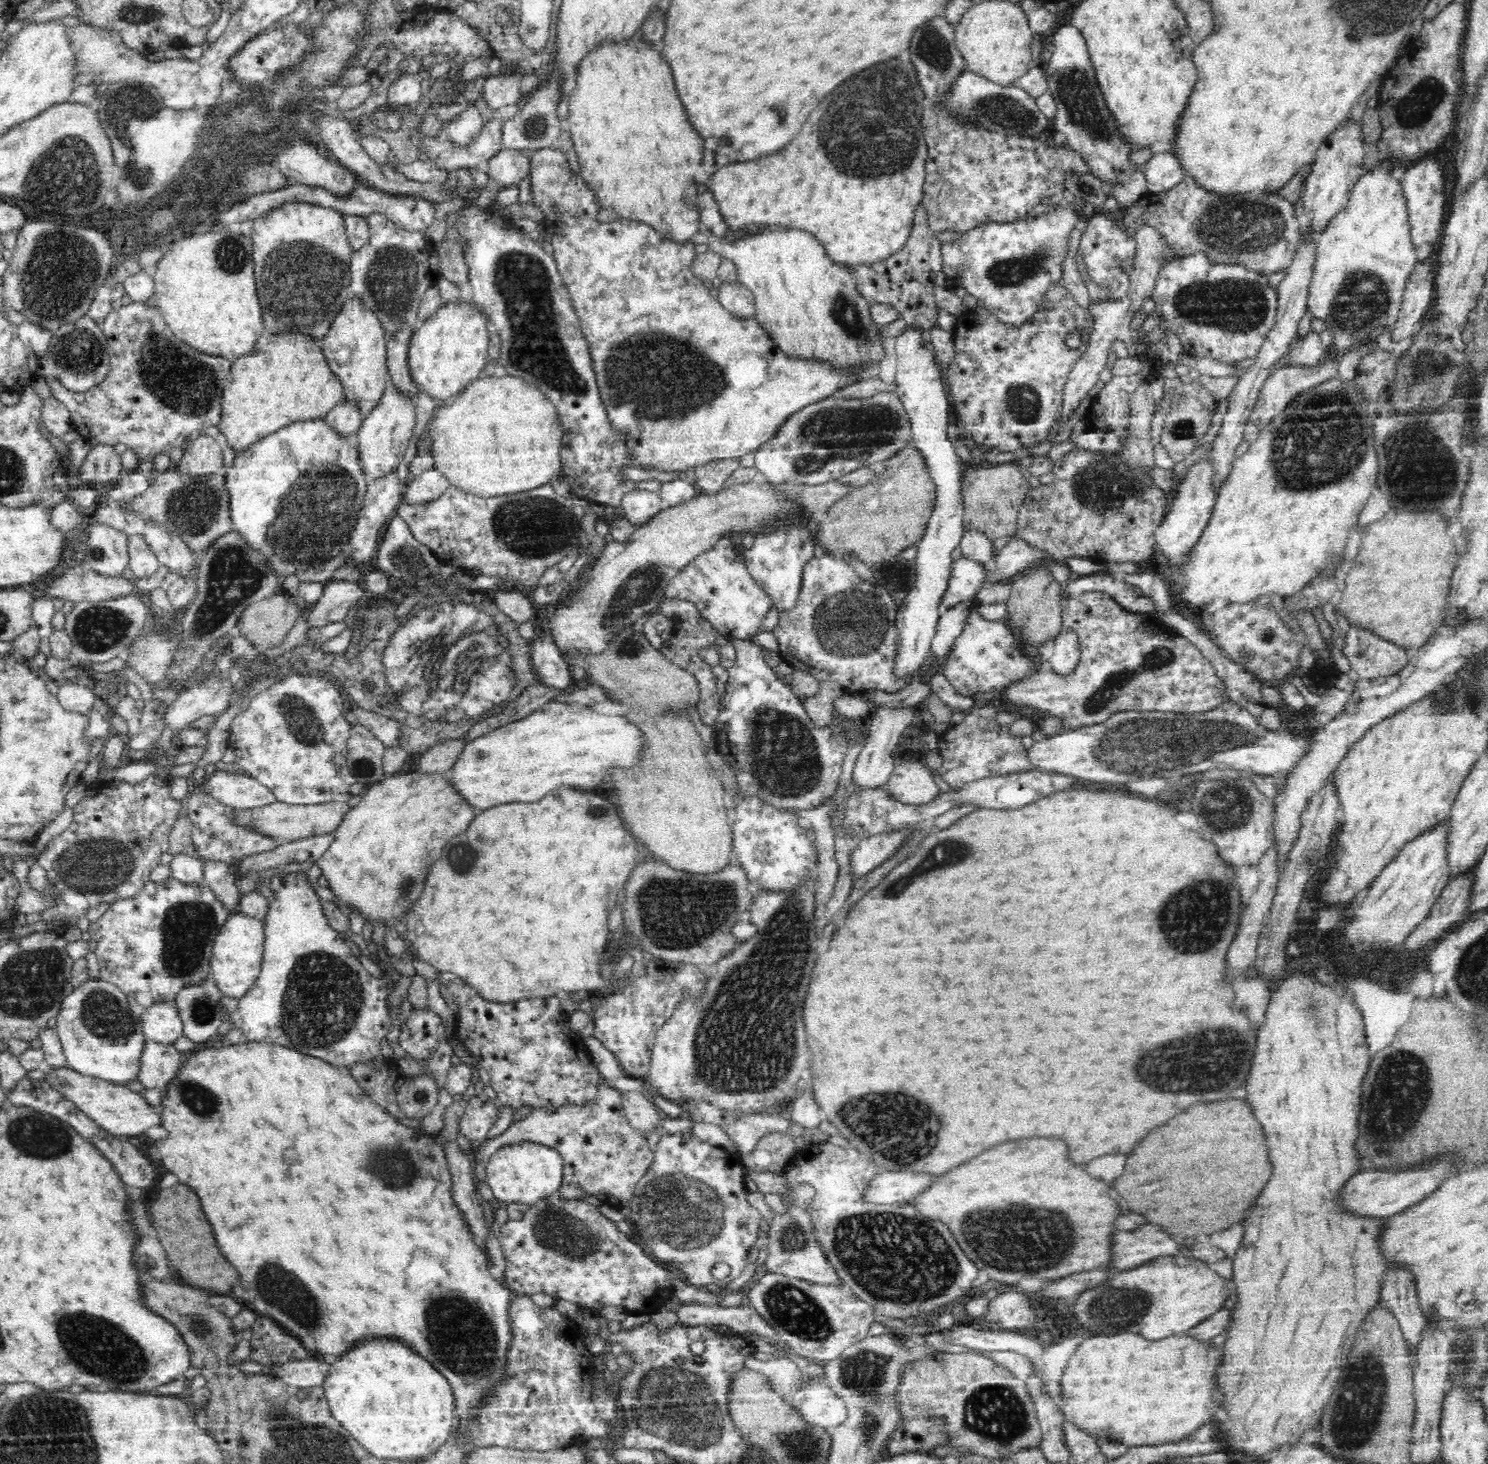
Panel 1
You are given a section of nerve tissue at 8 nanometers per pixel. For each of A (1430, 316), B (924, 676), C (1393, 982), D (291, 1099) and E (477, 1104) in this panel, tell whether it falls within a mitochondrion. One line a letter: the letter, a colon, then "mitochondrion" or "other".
A: other
B: other
C: other
D: other
E: other

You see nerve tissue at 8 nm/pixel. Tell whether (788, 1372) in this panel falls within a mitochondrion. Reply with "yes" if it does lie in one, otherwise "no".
no

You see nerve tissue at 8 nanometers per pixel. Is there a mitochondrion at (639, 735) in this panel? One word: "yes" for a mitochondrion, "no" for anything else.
no

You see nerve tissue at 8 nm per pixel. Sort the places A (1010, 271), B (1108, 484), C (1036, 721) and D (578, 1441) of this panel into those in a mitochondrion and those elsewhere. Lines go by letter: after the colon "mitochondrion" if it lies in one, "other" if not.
A: mitochondrion
B: mitochondrion
C: other
D: other

